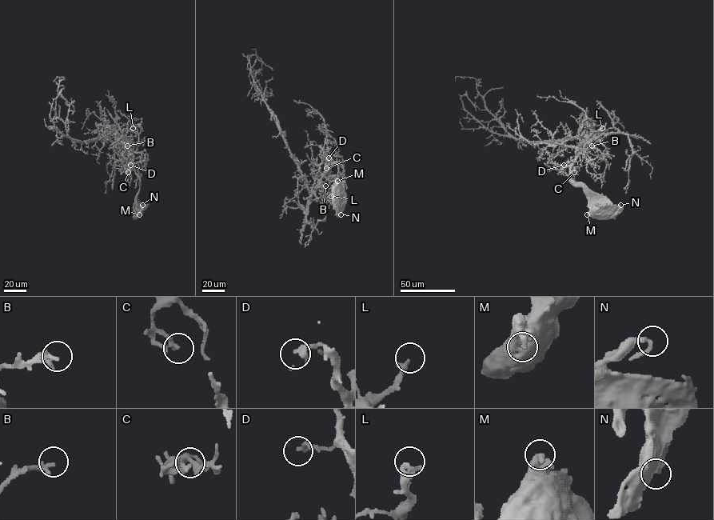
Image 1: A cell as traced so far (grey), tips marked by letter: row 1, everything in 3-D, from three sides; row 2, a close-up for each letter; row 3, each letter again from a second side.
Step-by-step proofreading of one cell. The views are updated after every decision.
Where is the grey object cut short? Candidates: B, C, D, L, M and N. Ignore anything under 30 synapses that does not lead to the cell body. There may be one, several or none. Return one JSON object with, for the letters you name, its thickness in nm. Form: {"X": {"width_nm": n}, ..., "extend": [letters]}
{"extend": []}

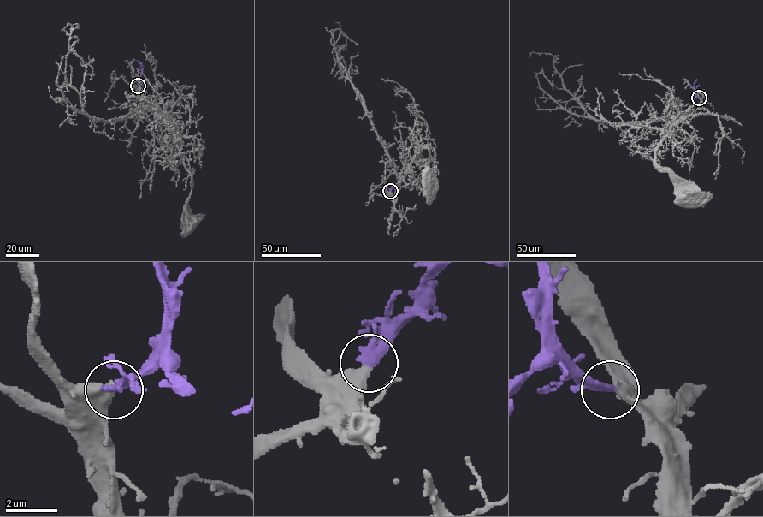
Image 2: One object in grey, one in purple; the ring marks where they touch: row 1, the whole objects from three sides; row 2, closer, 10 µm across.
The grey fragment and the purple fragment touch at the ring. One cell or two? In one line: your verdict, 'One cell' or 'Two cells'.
One cell

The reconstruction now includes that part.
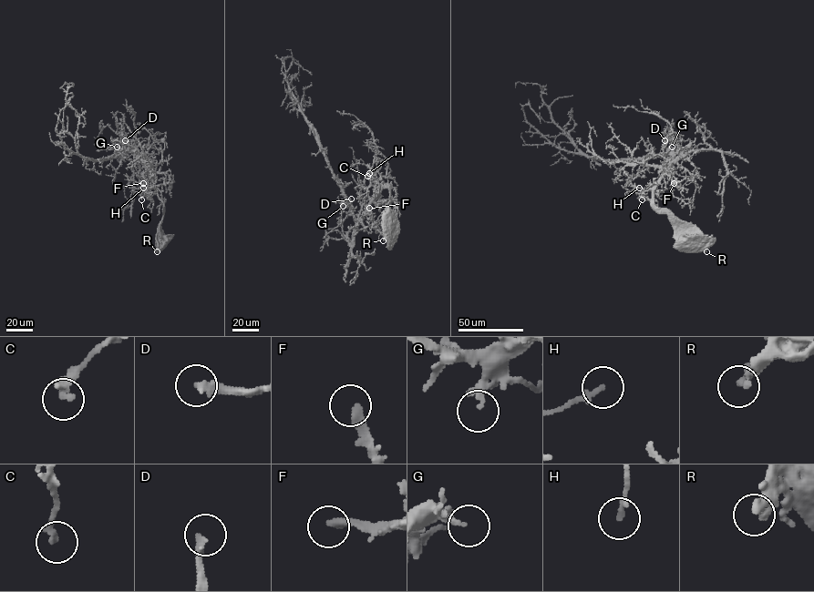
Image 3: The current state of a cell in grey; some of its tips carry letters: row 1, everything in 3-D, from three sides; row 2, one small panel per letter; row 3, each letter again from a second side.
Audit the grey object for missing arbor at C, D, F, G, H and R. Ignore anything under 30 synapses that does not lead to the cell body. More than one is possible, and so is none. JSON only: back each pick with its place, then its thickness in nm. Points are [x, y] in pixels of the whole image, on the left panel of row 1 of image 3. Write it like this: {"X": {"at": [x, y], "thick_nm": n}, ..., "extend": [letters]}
{"D": {"at": [125, 140], "thick_nm": 280}, "extend": ["D"]}

